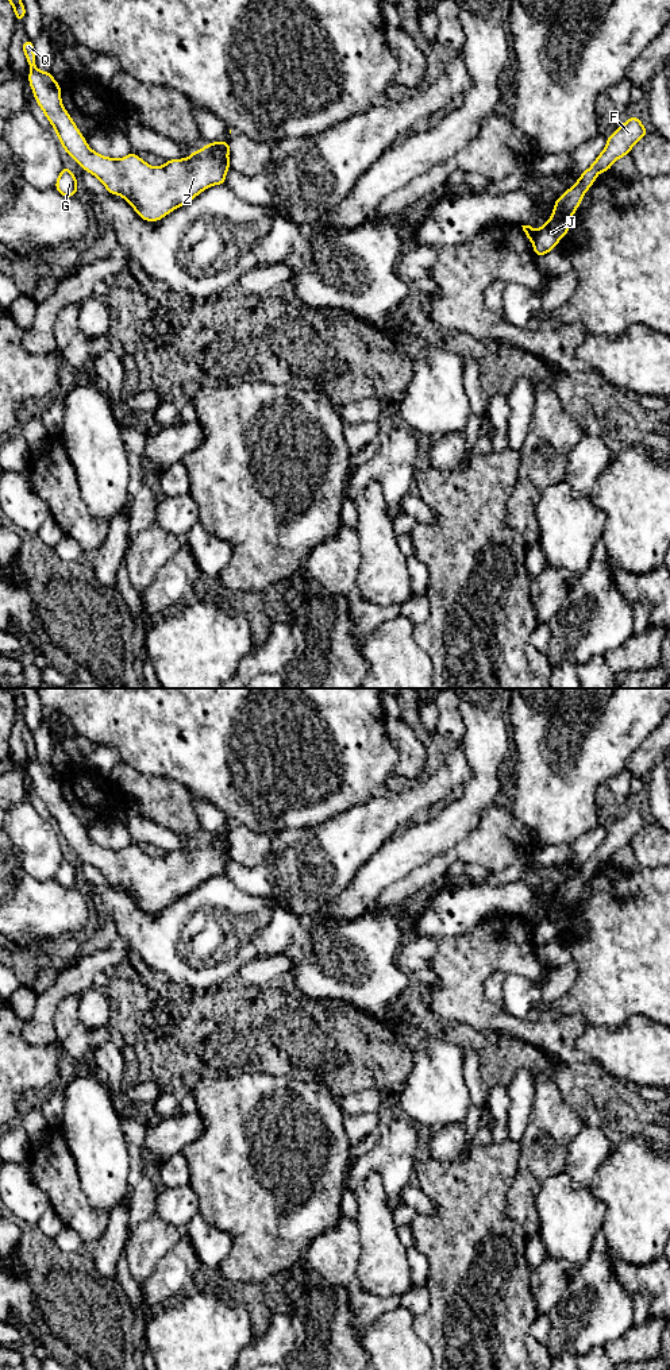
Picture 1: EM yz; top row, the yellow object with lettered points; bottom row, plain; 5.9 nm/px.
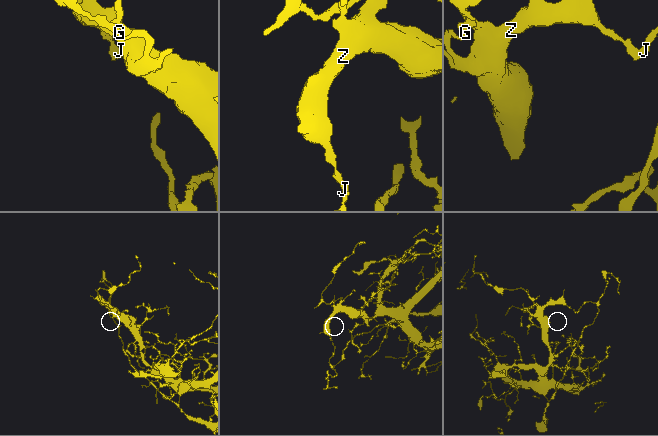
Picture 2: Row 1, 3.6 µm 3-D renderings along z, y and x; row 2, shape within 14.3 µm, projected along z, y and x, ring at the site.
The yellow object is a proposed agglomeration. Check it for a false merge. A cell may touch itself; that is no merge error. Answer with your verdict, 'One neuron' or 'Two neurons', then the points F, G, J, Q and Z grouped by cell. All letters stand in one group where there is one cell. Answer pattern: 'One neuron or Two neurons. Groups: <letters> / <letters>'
Two neurons. Groups: F J / G Q Z

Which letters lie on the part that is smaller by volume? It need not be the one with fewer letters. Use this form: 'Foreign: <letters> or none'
Foreign: F, J

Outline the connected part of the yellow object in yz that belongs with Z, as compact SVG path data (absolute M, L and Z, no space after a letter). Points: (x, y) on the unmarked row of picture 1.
M30 730L23 732L23 742L31 759L28 772L35 791L55 819L62 838L84 861L99 869L112 887L122 885L143 911L158 912L204 880L226 875L230 831L208 834L200 842L190 844L186 852L172 850L161 858L147 856L132 844L122 850L95 844L62 798L61 777L49 763L35 759Z

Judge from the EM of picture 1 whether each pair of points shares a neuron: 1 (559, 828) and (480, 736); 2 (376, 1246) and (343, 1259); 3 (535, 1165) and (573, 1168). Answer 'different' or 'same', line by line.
1: different
2: different
3: different

